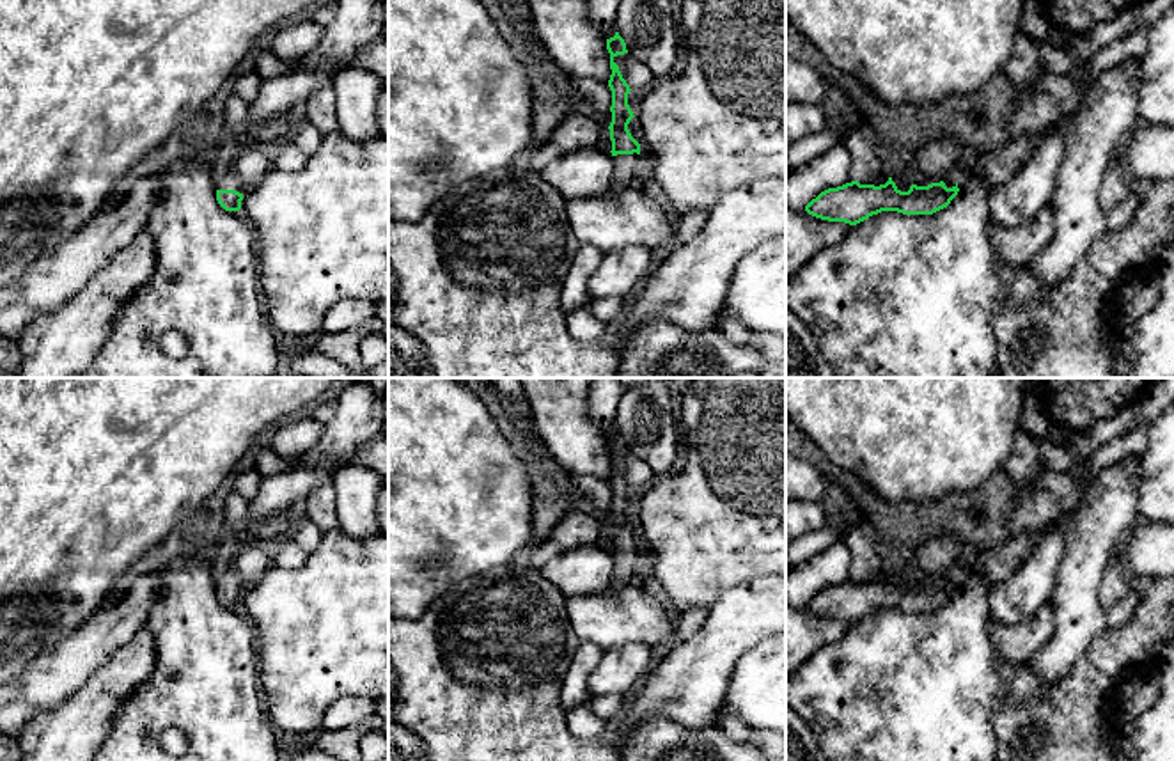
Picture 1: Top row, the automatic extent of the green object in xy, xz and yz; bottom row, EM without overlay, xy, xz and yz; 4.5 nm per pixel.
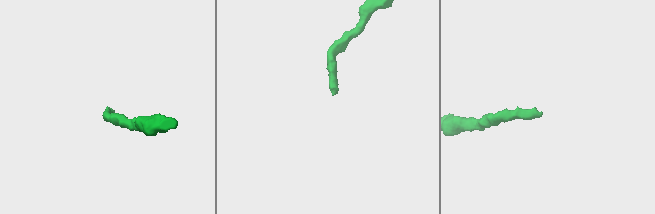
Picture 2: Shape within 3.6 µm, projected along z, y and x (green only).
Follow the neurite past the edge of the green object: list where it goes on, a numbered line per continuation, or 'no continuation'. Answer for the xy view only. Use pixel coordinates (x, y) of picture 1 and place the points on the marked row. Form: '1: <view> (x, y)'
1: xy (227, 180)

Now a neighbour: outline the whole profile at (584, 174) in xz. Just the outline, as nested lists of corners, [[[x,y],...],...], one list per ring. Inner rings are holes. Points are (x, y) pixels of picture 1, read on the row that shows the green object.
[[[599,147],[580,149],[539,170],[564,199],[594,199],[608,192],[614,156]]]

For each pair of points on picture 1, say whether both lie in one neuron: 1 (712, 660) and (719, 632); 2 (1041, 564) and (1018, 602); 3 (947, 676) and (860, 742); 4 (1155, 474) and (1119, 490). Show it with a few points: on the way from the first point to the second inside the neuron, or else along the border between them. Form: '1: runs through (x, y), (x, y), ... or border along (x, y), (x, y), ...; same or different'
1: runs through (712, 653), (719, 639); same
2: runs through (1038, 573), (1024, 593); same
3: runs through (926, 682), (882, 721); same
4: border along (1137, 456), (1137, 517), (1141, 520); different

